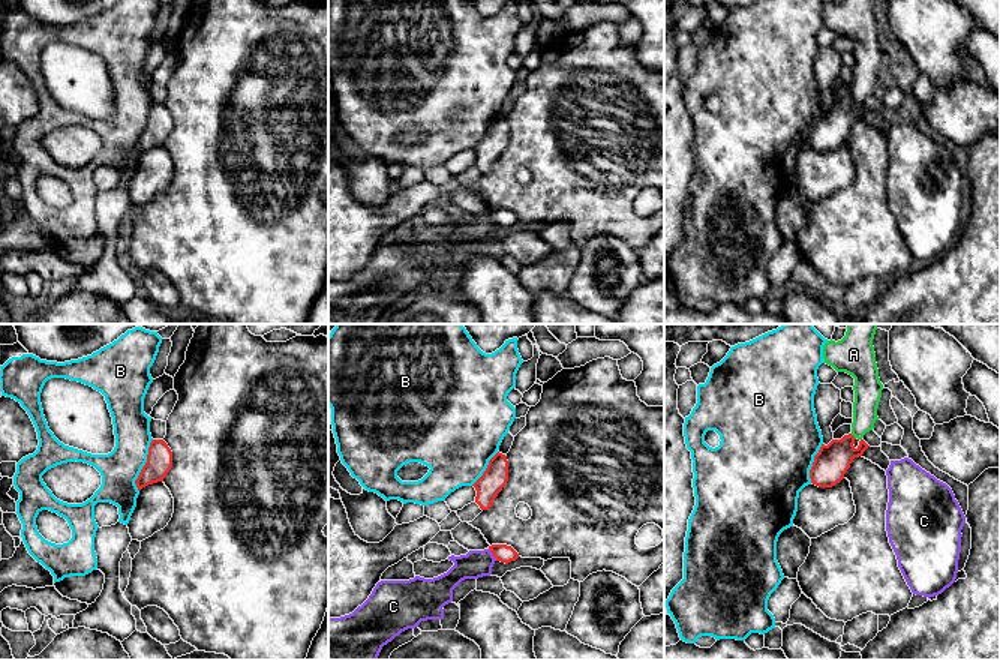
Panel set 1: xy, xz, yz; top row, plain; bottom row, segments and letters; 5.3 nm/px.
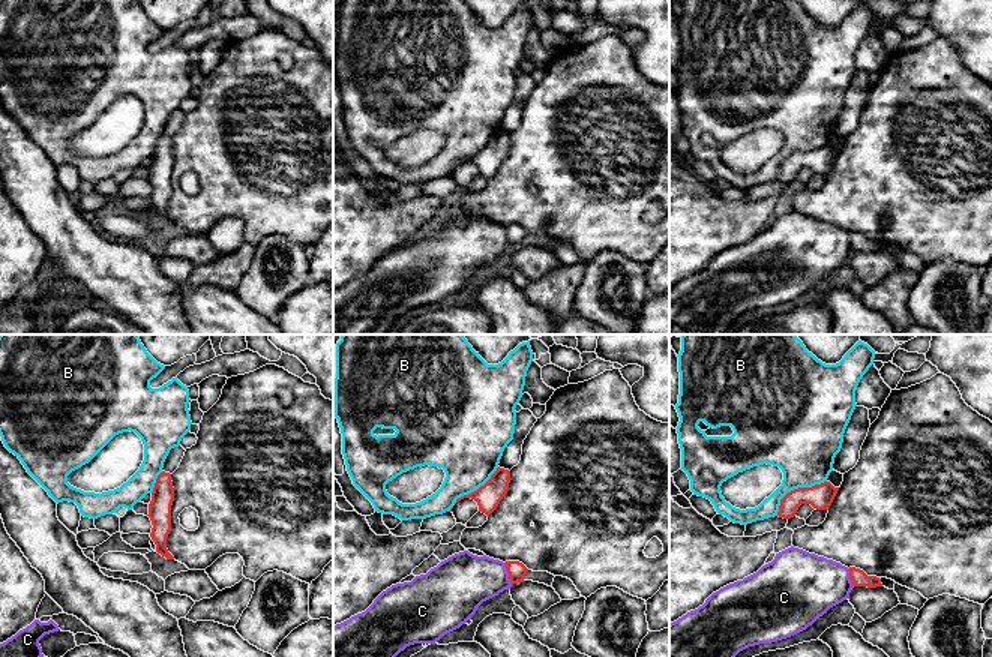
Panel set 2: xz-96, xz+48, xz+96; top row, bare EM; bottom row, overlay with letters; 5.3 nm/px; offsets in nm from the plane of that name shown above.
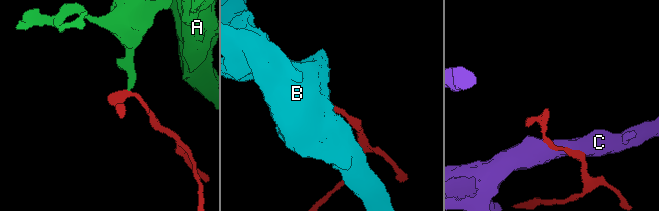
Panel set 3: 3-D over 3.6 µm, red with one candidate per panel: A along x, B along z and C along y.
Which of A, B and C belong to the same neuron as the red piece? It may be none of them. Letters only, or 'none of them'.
none of them

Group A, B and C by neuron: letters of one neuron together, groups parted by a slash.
A / B / C

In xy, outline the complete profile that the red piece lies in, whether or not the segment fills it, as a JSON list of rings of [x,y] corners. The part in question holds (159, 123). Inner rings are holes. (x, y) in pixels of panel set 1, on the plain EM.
[[[151,104],[147,126],[142,130],[135,148],[138,154],[142,152],[163,146],[172,130],[172,116],[163,104]]]

